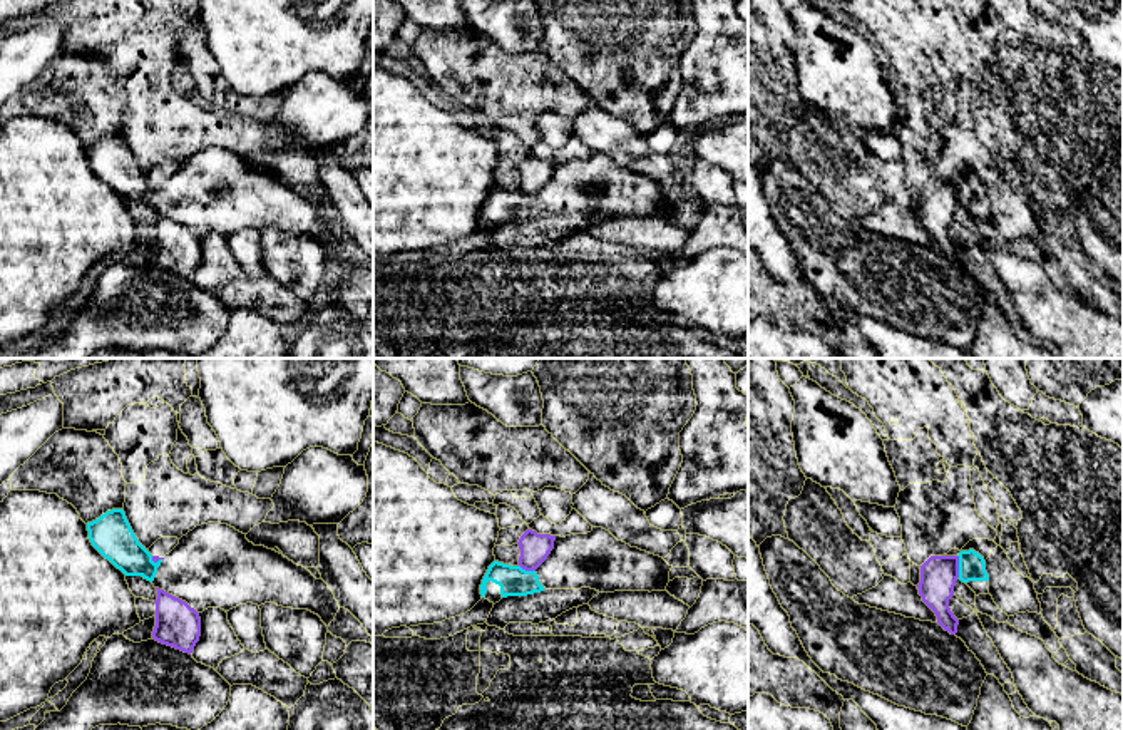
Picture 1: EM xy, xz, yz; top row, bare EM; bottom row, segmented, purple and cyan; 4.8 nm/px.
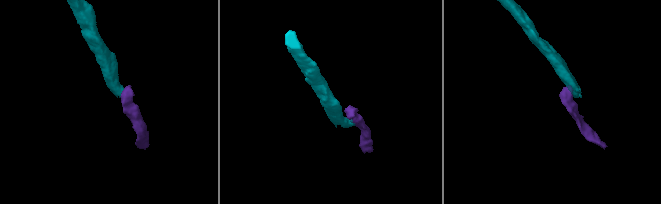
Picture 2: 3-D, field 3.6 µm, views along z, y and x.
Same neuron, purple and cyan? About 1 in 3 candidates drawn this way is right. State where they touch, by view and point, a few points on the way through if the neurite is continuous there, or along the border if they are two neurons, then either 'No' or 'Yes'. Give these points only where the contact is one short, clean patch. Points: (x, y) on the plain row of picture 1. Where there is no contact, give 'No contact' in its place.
Touches purple at yz (958, 191). Boundary: yz (958, 181), (959, 201). No

